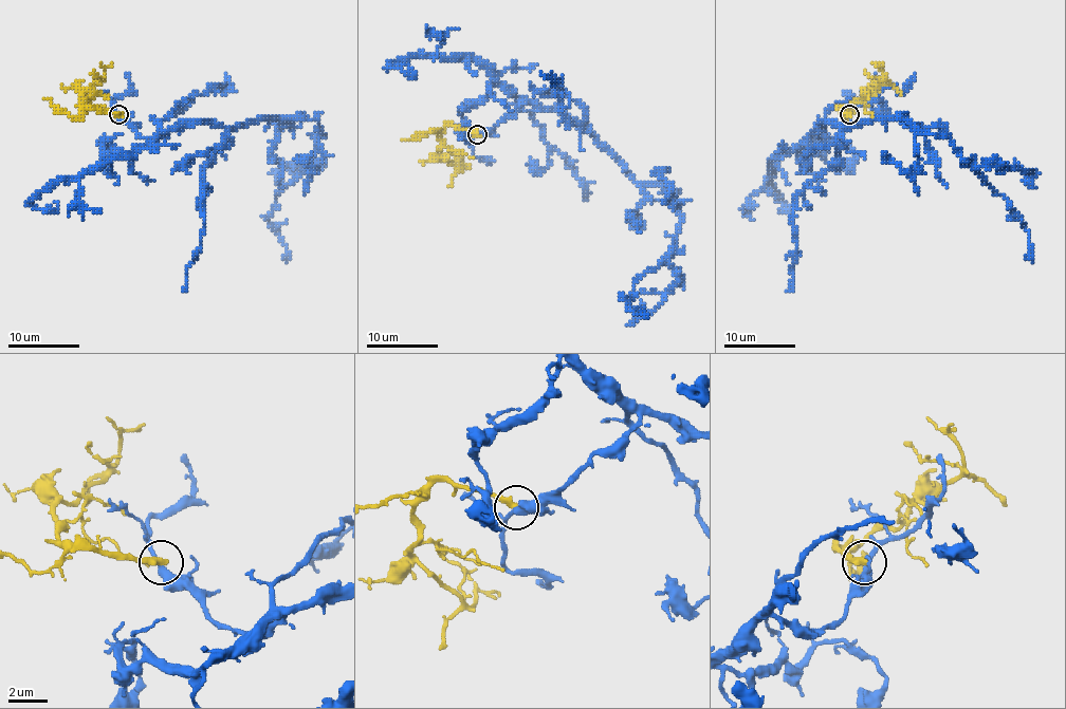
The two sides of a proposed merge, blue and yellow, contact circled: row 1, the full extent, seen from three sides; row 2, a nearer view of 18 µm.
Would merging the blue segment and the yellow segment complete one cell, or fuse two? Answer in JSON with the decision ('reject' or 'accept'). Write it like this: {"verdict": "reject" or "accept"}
{"verdict": "reject"}

